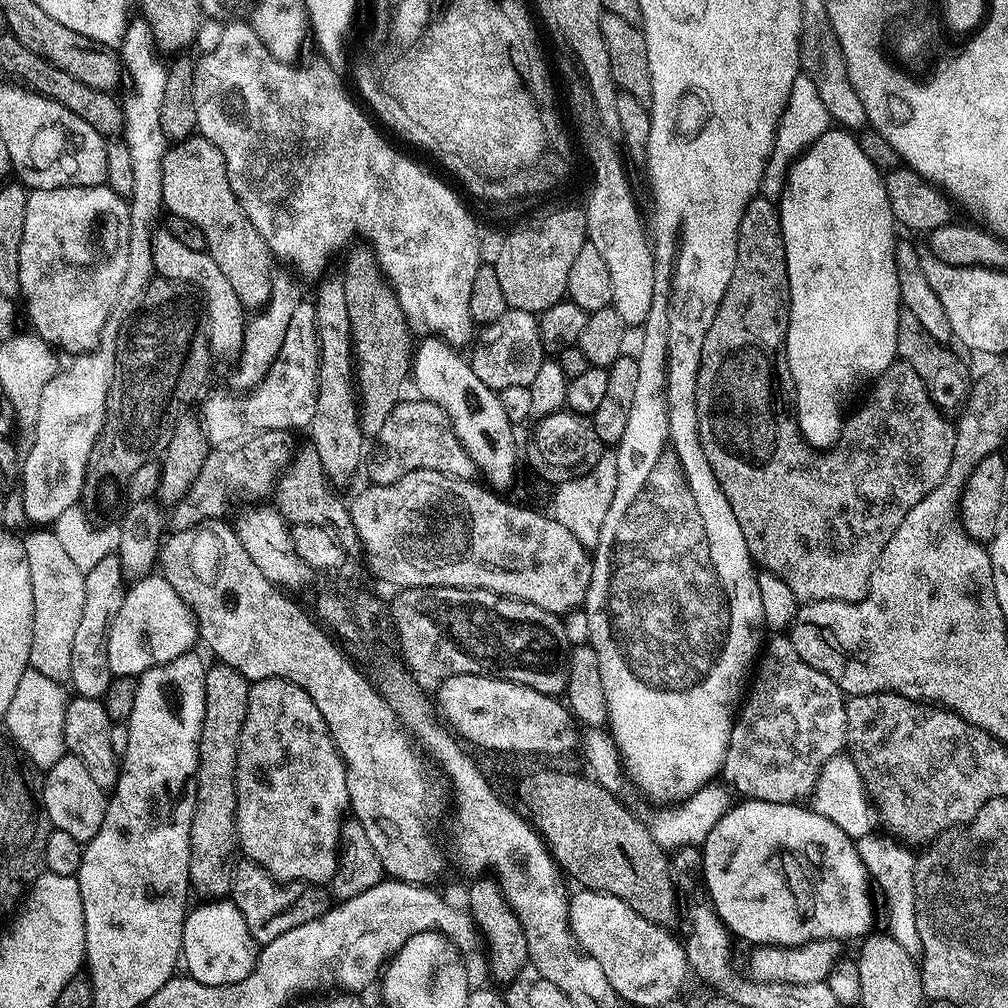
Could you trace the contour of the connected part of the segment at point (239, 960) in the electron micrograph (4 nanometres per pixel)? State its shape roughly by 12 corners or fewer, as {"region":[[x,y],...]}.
{"region":[[231,899],[184,920],[182,964],[206,986],[233,984],[258,945]]}

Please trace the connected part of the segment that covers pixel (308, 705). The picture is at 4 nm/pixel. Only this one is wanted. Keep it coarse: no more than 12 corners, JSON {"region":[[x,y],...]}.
{"region":[[248,689],[238,848],[324,886],[348,768],[310,694]]}

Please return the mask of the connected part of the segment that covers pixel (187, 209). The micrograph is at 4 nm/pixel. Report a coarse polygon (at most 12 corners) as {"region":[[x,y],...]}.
{"region":[[199,134],[162,162],[171,215],[202,230],[244,309],[272,297],[274,257]]}

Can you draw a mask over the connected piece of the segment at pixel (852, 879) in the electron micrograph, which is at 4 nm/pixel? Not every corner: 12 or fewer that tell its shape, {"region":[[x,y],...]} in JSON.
{"region":[[741,799],[702,846],[752,946],[873,931],[856,841],[799,803]]}

